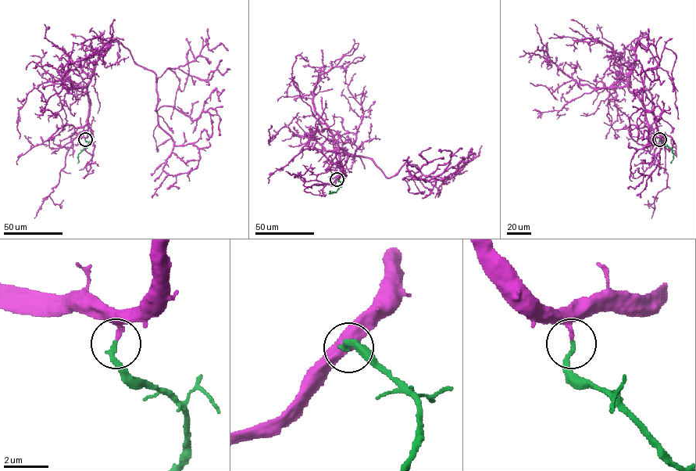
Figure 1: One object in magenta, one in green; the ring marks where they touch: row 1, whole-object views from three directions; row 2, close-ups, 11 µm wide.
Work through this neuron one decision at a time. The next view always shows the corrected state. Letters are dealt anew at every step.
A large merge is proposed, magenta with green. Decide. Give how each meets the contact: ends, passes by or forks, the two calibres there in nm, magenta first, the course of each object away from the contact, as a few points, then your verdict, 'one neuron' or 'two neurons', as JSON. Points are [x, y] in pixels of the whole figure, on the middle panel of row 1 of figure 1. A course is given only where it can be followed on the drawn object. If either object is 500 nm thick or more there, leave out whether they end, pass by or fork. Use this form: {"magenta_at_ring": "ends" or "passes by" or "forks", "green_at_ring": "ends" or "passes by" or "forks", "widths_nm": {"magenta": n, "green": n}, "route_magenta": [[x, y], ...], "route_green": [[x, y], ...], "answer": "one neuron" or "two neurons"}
{"magenta_at_ring": "ends", "green_at_ring": "ends", "widths_nm": {"magenta": 190, "green": 200}, "route_magenta": [[337, 179], [339, 149], [388, 177], [408, 160], [427, 181], [448, 164], [440, 152]], "route_green": [[337, 179], [340, 182], [339, 188], [335, 192], [330, 193], [329, 191]], "answer": "one neuron"}

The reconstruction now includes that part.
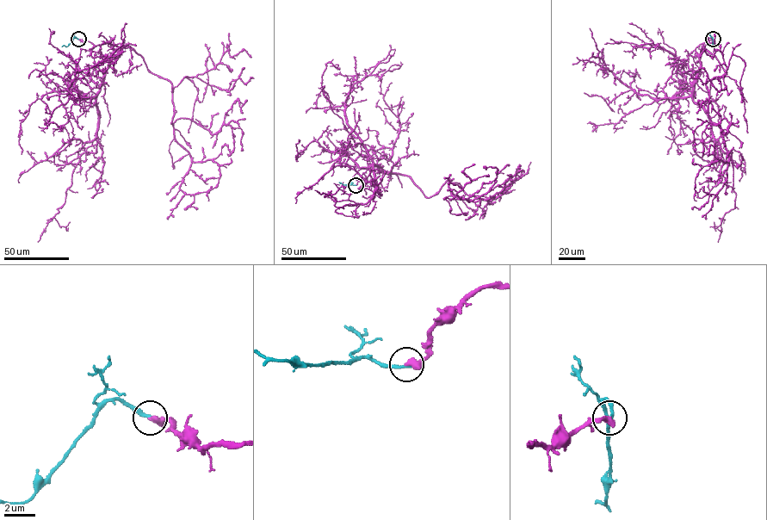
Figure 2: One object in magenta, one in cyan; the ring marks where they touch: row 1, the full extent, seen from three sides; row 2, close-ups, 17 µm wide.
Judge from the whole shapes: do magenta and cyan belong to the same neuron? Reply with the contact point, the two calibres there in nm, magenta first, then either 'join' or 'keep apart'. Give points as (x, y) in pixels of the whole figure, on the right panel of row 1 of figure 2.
(713, 39) | 420/240 nm | join

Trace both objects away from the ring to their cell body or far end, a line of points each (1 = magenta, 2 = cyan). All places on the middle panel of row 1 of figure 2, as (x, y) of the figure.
1: (355, 185), (379, 169), (429, 197), (449, 178), (470, 201), (494, 182), (485, 169)
2: (355, 185), (339, 182)

